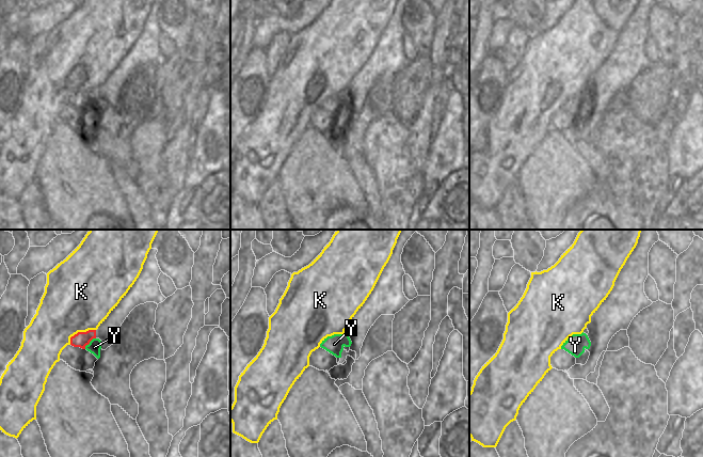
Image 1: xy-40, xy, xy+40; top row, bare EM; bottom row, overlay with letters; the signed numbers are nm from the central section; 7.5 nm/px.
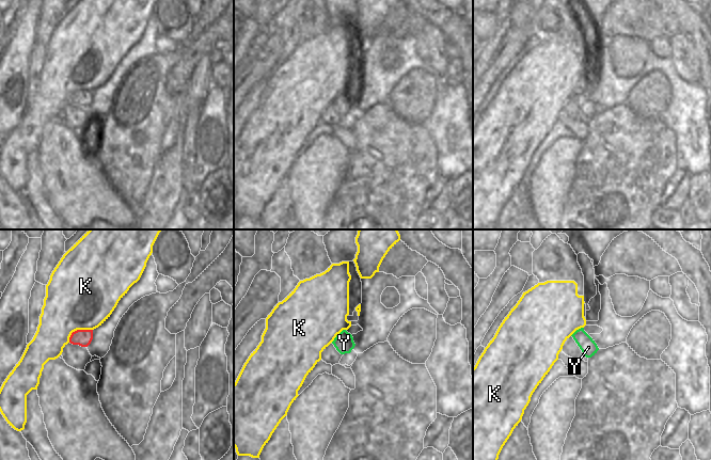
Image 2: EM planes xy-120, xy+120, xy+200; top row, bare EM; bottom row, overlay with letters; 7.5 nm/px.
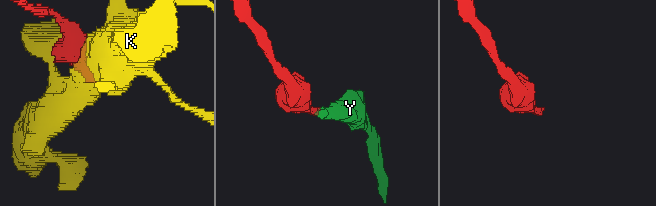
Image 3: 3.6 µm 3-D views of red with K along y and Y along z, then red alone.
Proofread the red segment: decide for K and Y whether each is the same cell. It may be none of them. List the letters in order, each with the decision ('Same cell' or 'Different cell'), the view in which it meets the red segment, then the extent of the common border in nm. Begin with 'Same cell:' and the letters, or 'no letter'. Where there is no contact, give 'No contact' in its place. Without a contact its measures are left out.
Same cell: Y
K: Different cell. Touches red in xy-40. Shared border 240 nm
Y: Same cell. Touches red in xy-40. Shared border 120 nm

